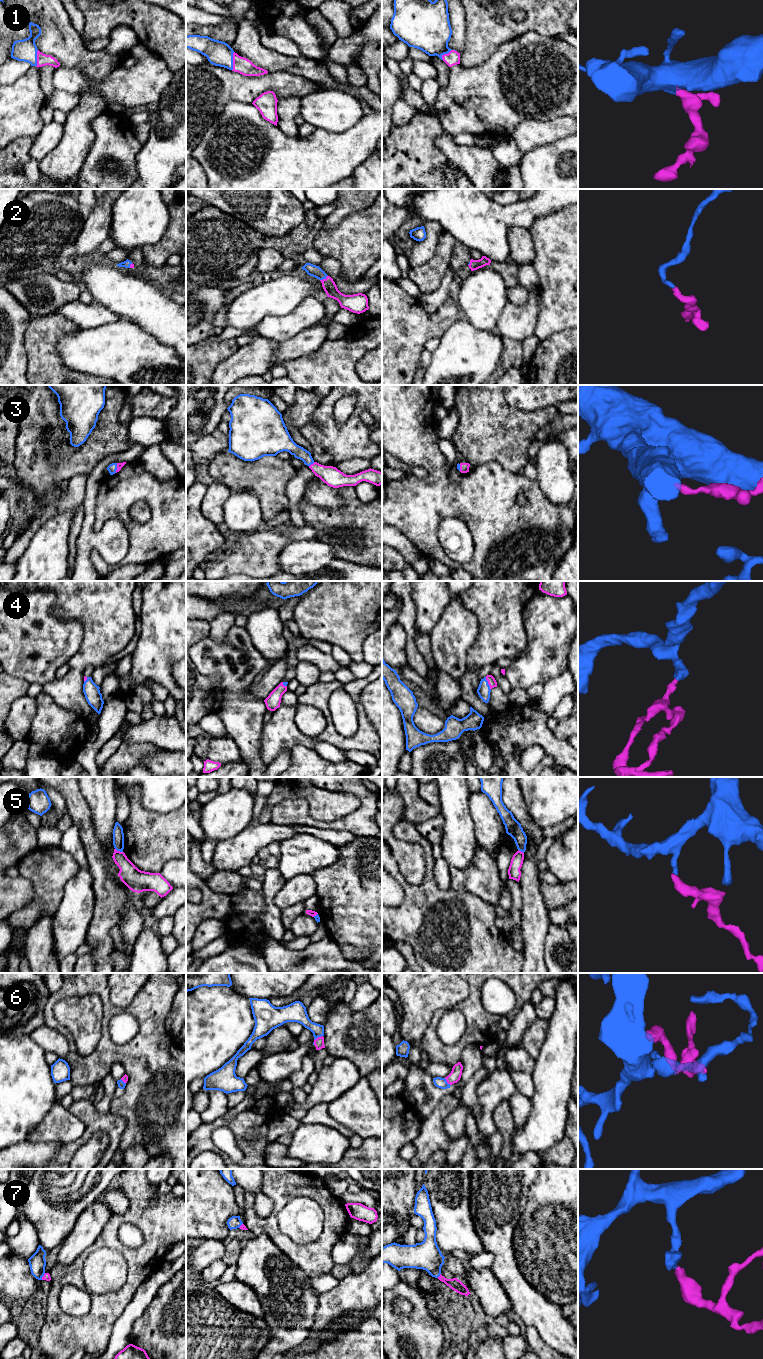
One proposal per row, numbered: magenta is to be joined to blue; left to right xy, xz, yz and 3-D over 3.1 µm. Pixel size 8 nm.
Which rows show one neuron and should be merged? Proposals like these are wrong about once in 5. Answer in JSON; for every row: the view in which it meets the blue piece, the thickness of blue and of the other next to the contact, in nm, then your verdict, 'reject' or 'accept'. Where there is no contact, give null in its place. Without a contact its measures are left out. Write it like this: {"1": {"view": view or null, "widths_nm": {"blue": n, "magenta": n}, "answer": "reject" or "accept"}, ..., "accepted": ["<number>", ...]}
{"1": {"view": "xz", "widths_nm": {"blue": 200, "magenta": 130}, "answer": "accept"}, "2": {"view": "xz", "widths_nm": {"blue": 90, "magenta": 110}, "answer": "accept"}, "3": {"view": "xz", "widths_nm": {"blue": 110, "magenta": 150}, "answer": "accept"}, "4": {"view": "yz", "widths_nm": {"blue": 100, "magenta": 70}, "answer": "accept"}, "5": {"view": "xy", "widths_nm": {"blue": 100, "magenta": 170}, "answer": "reject"}, "6": {"view": "xz", "widths_nm": {"blue": 140, "magenta": 80}, "answer": "accept"}, "7": {"view": "yz", "widths_nm": {"blue": 220, "magenta": 90}, "answer": "accept"}, "accepted": ["1", "2", "3", "4", "6", "7"]}

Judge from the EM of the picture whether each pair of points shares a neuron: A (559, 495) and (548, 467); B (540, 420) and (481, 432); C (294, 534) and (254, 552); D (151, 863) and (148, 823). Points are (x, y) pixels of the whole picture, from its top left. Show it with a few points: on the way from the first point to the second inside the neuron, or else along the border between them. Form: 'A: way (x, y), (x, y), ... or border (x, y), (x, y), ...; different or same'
A: way (559, 488), (554, 474); same
B: way (525, 426), (520, 431), (496, 432); same
C: border (295, 526), (286, 529), (283, 534); different
D: way (149, 853), (148, 833); same

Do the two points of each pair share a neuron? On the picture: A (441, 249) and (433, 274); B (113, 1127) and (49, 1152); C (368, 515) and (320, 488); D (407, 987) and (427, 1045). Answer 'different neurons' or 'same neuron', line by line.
A: same neuron
B: different neurons
C: different neurons
D: different neurons

